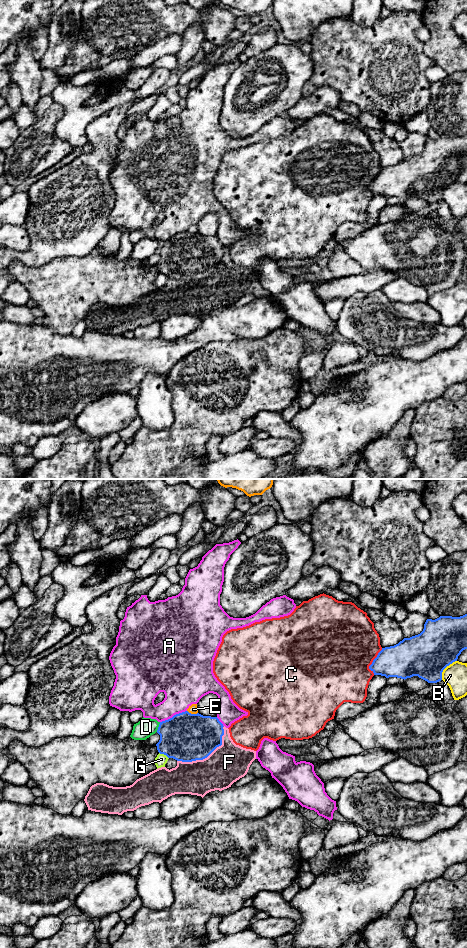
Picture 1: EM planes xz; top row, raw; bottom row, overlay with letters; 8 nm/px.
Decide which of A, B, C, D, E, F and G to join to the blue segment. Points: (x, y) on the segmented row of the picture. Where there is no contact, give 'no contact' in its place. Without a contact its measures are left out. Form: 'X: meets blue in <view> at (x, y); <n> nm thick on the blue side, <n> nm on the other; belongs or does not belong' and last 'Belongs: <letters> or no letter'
A: meets blue in xz at (174, 715); 400 nm thick on the blue side, 320 nm on the other; does not belong
B: meets blue in xz at (445, 667); 360 nm thick on the blue side, 190 nm on the other; does not belong
C: meets blue in xz at (373, 661); 300 nm thick on the blue side, 480 nm on the other; does not belong
D: meets blue in xz at (158, 727); 400 nm thick on the blue side, 150 nm on the other; does not belong
E: meets blue in xz at (192, 714); 400 nm thick on the blue side, 80 nm on the other; does not belong
F: meets blue in xz at (208, 755); 400 nm thick on the blue side, 300 nm on the other; does not belong
G: meets blue in xz at (164, 754); 400 nm thick on the blue side, 90 nm on the other; does not belong
Belongs: no letter

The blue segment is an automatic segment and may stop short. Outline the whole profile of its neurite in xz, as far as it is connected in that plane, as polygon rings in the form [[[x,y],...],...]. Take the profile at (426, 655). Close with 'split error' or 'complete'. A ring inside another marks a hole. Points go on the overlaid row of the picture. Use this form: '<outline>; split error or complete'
[[[467,614],[460,617],[440,616],[435,620],[427,619],[424,629],[420,634],[410,638],[404,638],[394,646],[382,648],[369,666],[369,669],[374,675],[385,676],[386,678],[397,677],[405,680],[413,676],[418,676],[428,683],[437,683],[442,680],[443,670],[457,661],[458,656],[465,649],[467,649]]]; complete

